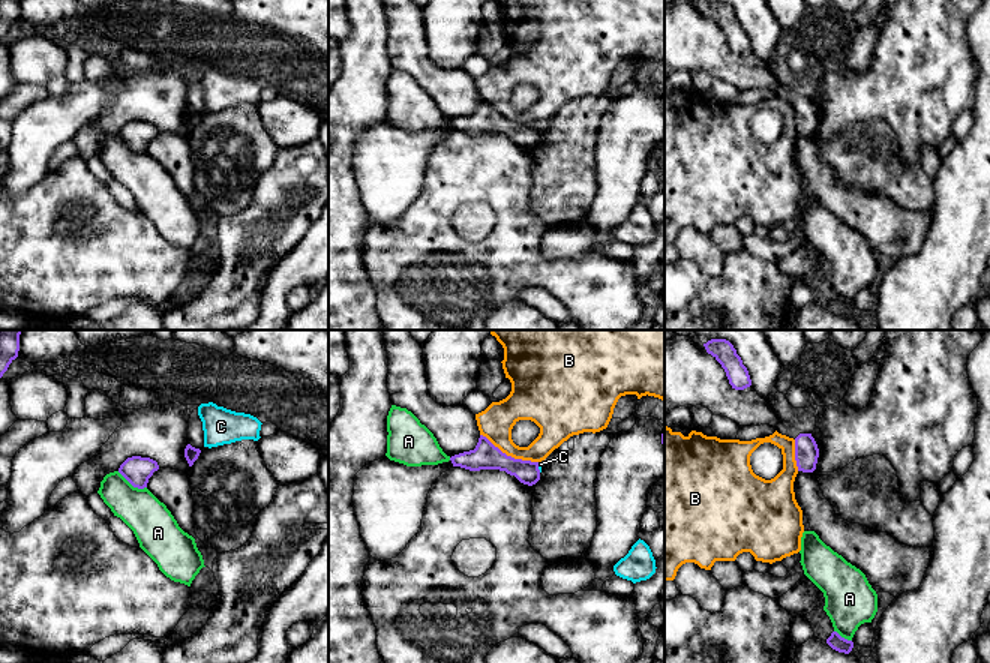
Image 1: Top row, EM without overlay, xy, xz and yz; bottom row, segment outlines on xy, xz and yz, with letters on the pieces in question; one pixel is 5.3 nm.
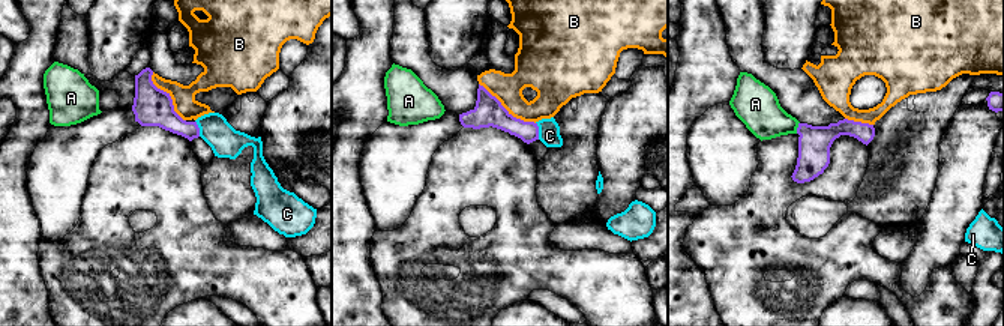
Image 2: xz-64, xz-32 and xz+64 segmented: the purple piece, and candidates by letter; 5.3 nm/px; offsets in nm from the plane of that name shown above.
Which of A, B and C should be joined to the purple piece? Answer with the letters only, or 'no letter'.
no letter

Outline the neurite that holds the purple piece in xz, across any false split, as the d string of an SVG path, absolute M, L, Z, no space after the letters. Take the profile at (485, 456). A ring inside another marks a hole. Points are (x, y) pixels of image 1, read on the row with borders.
M480 435L474 450L450 458L453 466L470 471L500 470L514 476L520 483L532 486L540 480L538 462L514 459L502 453L486 436Z

